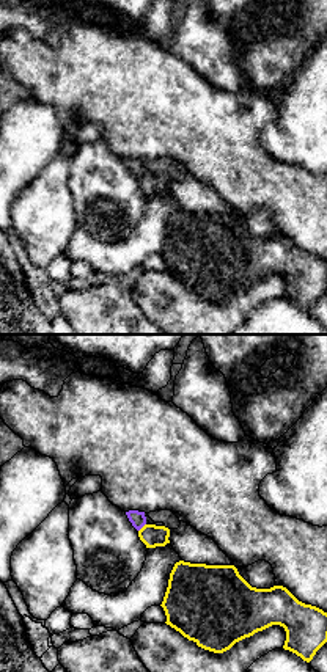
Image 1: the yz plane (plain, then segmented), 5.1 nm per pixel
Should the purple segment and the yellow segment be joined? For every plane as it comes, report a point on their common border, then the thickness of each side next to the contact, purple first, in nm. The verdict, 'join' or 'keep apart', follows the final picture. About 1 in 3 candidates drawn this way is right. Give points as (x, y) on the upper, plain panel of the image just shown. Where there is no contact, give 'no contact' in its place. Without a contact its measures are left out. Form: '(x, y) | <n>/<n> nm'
(142, 175) | 80/120 nm

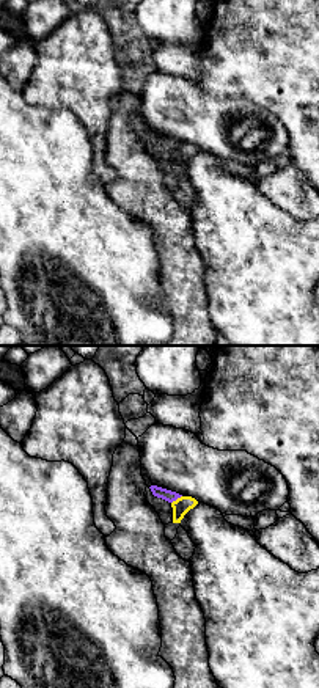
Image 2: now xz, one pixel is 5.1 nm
(176, 146) | 60/90 nm

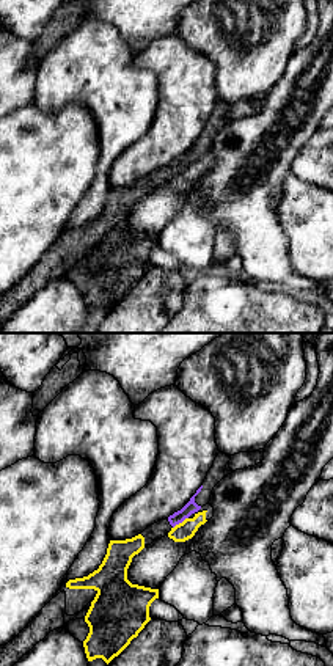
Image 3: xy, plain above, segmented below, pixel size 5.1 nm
(179, 170) | 70/90 nm

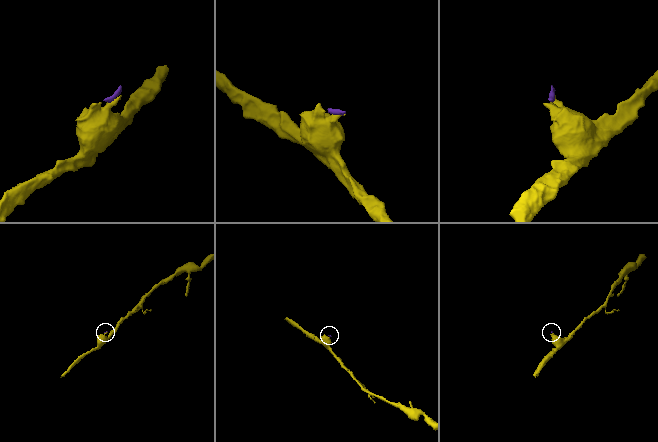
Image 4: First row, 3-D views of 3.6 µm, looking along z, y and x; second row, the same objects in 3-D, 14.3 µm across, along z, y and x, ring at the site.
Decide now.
keep apart

